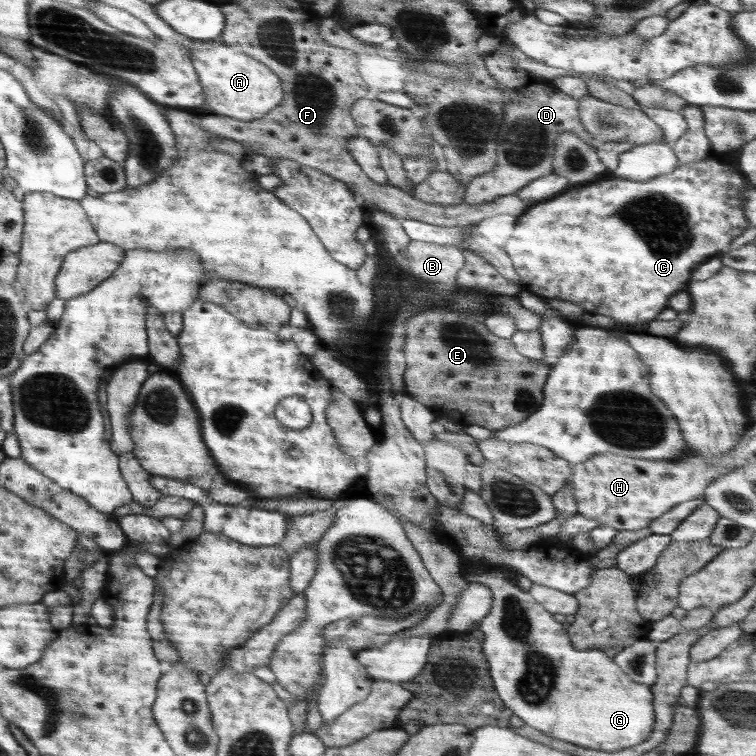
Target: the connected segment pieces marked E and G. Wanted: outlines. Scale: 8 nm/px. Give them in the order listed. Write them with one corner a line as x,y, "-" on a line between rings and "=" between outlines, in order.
443,309
438,310
426,310
418,313
406,319
404,323
404,337
402,350
404,351
404,358
406,361
406,369
403,374
403,380
405,382
404,390
406,394
424,404
426,407
431,408
434,412
438,411
446,417
452,418
456,423
460,423
462,427
471,429
475,426
488,428
488,430
497,431
516,425
522,420
529,418
534,412
537,412
543,404
544,394
543,390
550,374
552,365
544,364
540,360
532,360
522,356
510,339
499,338
488,330
488,327
482,323
481,317
468,315
468,314
456,314
452,311
446,311
=
495,567
491,570
487,570
484,574
479,575
477,580
488,585
492,589
492,610
488,612
488,616
480,622
480,626
474,629
480,629
480,632
484,635
484,642
482,646
482,652
484,656
488,658
488,664
490,664
490,676
492,682
495,683
496,692
500,694
502,702
516,714
520,716
524,723
530,724
538,730
542,730
544,734
548,736
554,736
558,740
566,740
566,742
572,742
576,746
582,746
582,748
592,748
592,750
604,750
604,752
616,752
616,750
622,750
622,748
634,747
640,742
644,742
652,728
654,728
654,695
652,695
652,689
645,684
638,684
636,681
632,680
627,674
622,672
622,668
618,666
613,661
613,658
608,656
606,652
602,652
600,648
590,648
590,649
577,649
572,646
570,638
566,629
562,627
560,622
557,622
554,617
552,617
552,612
548,612
540,603
534,600
534,597
529,593
530,587
532,586
532,581
525,576
517,574
514,570
510,568
499,568

